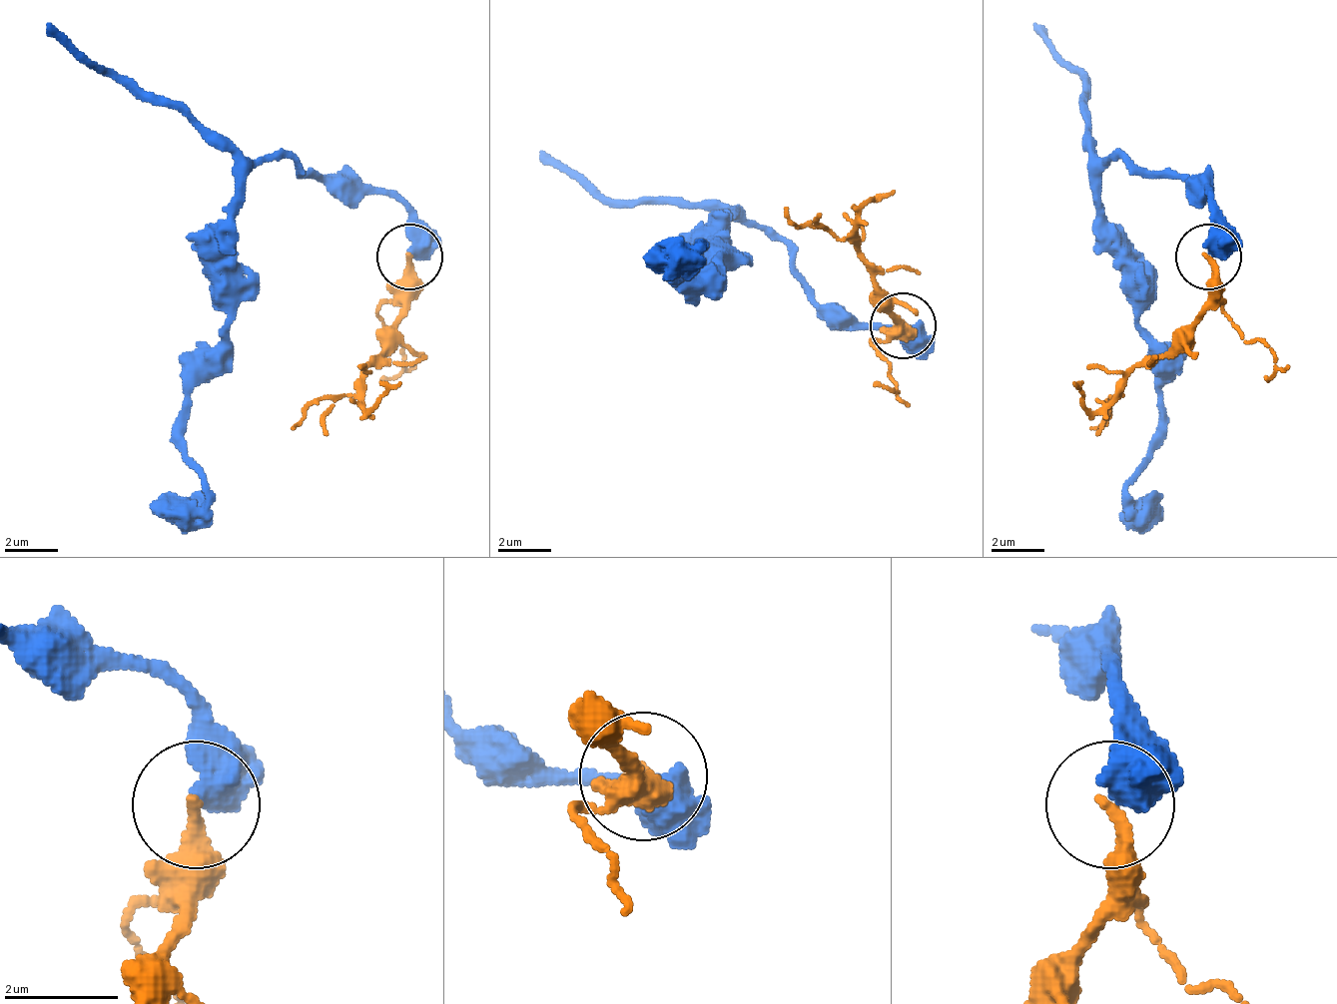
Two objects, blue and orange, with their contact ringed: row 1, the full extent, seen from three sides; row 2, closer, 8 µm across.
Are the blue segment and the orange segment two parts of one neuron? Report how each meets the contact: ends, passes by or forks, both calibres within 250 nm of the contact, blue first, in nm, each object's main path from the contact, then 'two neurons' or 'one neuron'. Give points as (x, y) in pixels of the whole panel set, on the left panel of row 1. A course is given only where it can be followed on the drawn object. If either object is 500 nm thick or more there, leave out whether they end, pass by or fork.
calibres 650 and 260 nm; course blue (408, 251), (408, 212), (381, 193), (290, 160), (250, 173), (230, 337), (191, 390), (204, 496), (151, 515); course orange (408, 258), (408, 317), (355, 390), (323, 396), (290, 429); two neurons

